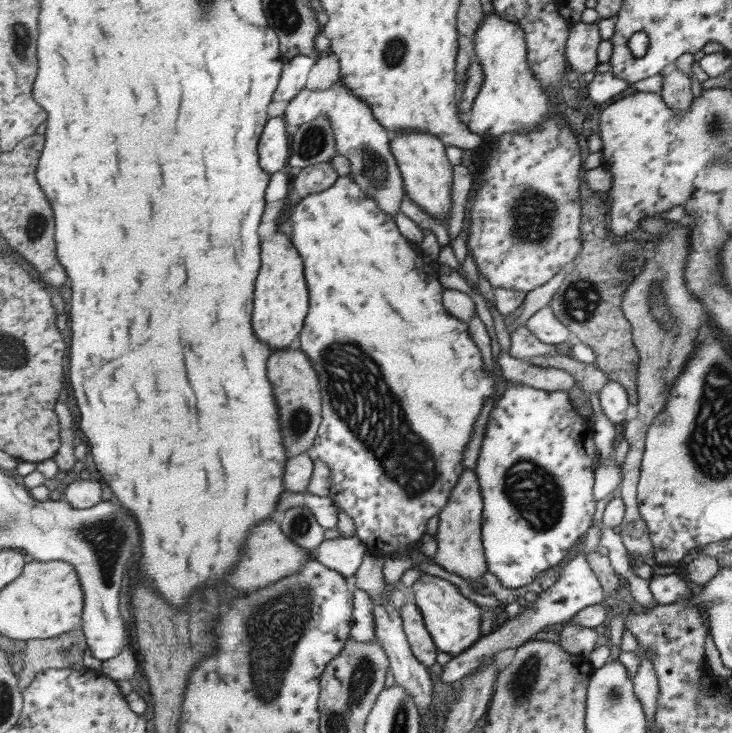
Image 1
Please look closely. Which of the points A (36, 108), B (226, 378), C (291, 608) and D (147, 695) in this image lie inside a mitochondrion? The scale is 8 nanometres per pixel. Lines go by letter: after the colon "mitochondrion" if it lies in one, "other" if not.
A: other
B: other
C: mitochondrion
D: other

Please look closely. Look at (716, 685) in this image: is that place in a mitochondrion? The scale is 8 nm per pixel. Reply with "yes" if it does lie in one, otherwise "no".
no

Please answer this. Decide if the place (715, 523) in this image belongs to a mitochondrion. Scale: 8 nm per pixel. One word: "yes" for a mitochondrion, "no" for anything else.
no

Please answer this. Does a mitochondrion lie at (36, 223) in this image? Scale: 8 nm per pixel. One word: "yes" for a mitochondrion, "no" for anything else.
yes

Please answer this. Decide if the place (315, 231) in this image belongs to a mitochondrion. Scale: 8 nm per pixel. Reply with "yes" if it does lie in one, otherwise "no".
no

